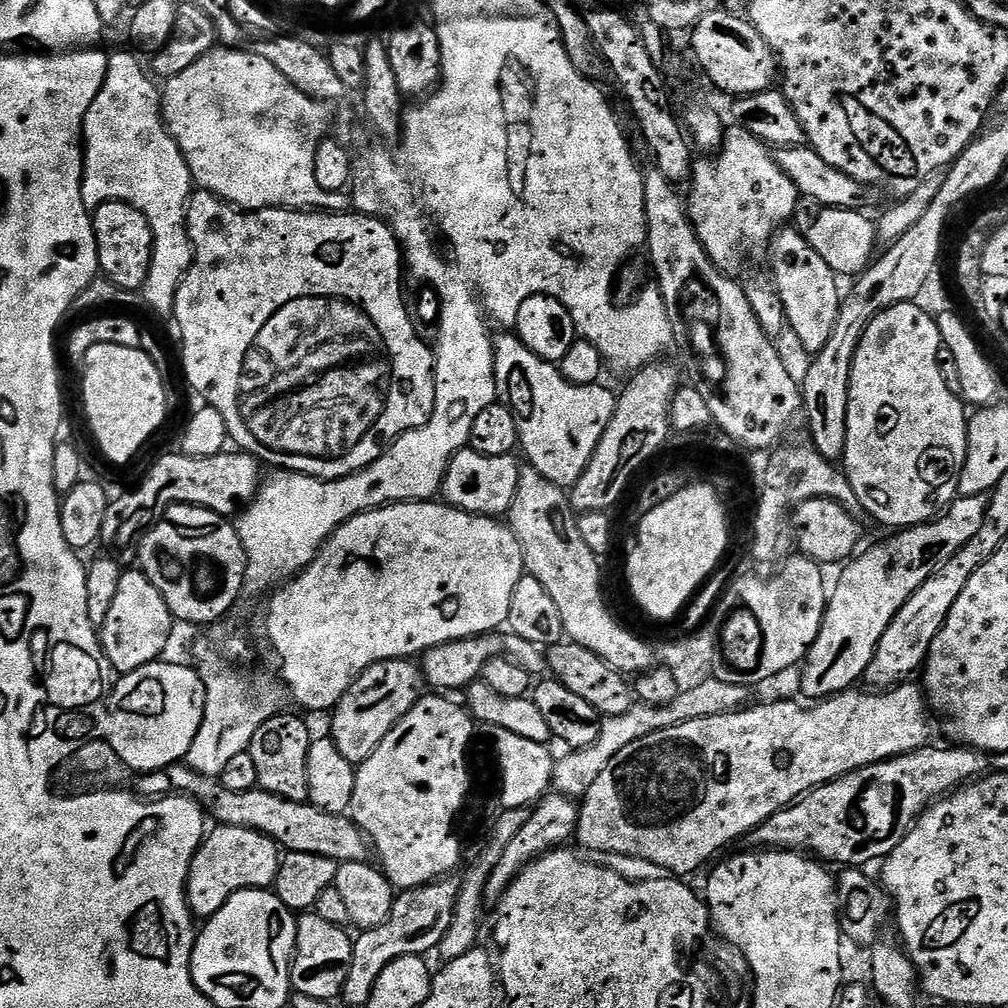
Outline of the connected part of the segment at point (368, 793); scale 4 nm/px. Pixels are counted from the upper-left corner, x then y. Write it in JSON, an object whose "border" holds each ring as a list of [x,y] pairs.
{"border":[[[432,694],[436,696],[421,695],[416,701],[416,705],[407,712],[404,717],[394,726],[394,730],[390,730],[390,734],[386,734],[386,738],[382,738],[382,742],[378,746],[378,750],[374,750],[374,754],[370,754],[370,758],[366,758],[356,768],[356,785],[354,786],[354,798],[350,809],[350,819],[354,823],[358,820],[358,827],[361,828],[368,837],[371,847],[374,849],[375,859],[378,861],[379,867],[382,869],[385,876],[392,883],[393,889],[407,890],[409,888],[422,888],[429,884],[435,884],[443,881],[445,878],[453,875],[452,871],[460,864],[460,848],[462,841],[458,838],[453,838],[447,834],[448,824],[452,821],[453,812],[460,807],[460,802],[464,796],[465,779],[470,775],[468,769],[468,743],[472,740],[472,727],[474,721],[472,713],[467,707],[455,704],[452,700],[447,700],[447,695]]]}

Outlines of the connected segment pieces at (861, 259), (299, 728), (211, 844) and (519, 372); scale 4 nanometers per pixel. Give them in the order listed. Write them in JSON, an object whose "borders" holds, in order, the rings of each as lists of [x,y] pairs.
{"borders":[[[[801,197],[797,204],[794,224],[806,242],[825,259],[838,276],[849,278],[863,272],[873,259],[874,246],[878,244],[878,228],[858,210],[826,207],[816,199]]],[[[277,714],[262,722],[247,751],[250,758],[254,758],[254,766],[258,770],[258,785],[263,791],[303,804],[308,800],[306,764],[314,733],[308,729],[306,721],[299,720],[296,716],[284,715]]],[[[229,824],[216,826],[213,832],[211,829],[205,835],[200,849],[194,854],[192,865],[188,871],[188,905],[192,908],[193,917],[207,918],[218,914],[218,910],[222,910],[222,906],[226,906],[226,902],[231,896],[247,888],[271,889],[276,883],[281,859],[282,849],[280,845],[268,836],[263,836],[260,832],[255,832],[249,828],[235,828]]],[[[504,330],[500,337],[490,344],[490,362],[494,366],[496,379],[496,394],[499,403],[505,404],[514,414],[514,422],[518,426],[519,451],[528,455],[527,463],[536,468],[550,482],[559,488],[568,490],[576,484],[586,470],[596,447],[602,442],[606,428],[610,426],[610,418],[614,418],[617,393],[603,388],[603,383],[571,384],[560,373],[559,367],[553,361],[538,358],[528,347],[521,342],[520,337],[511,331]]]]}

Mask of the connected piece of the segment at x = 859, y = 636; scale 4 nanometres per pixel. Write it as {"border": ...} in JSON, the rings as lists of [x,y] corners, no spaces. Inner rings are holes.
{"border":[[[987,495],[960,496],[935,520],[897,531],[893,540],[873,548],[865,547],[843,565],[844,573],[836,589],[831,589],[818,638],[810,646],[799,669],[800,692],[805,701],[829,700],[840,692],[855,689],[863,681],[864,672],[874,658],[874,650],[878,650],[878,642],[882,634],[886,634],[886,626],[890,626],[894,614],[902,610],[922,582],[942,570],[942,566],[946,566],[946,562],[950,562],[950,558],[954,558],[978,530],[982,530],[988,501]]]}

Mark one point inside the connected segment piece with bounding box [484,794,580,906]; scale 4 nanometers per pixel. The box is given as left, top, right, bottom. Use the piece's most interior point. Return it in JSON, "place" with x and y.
{"place":[554,819]}

